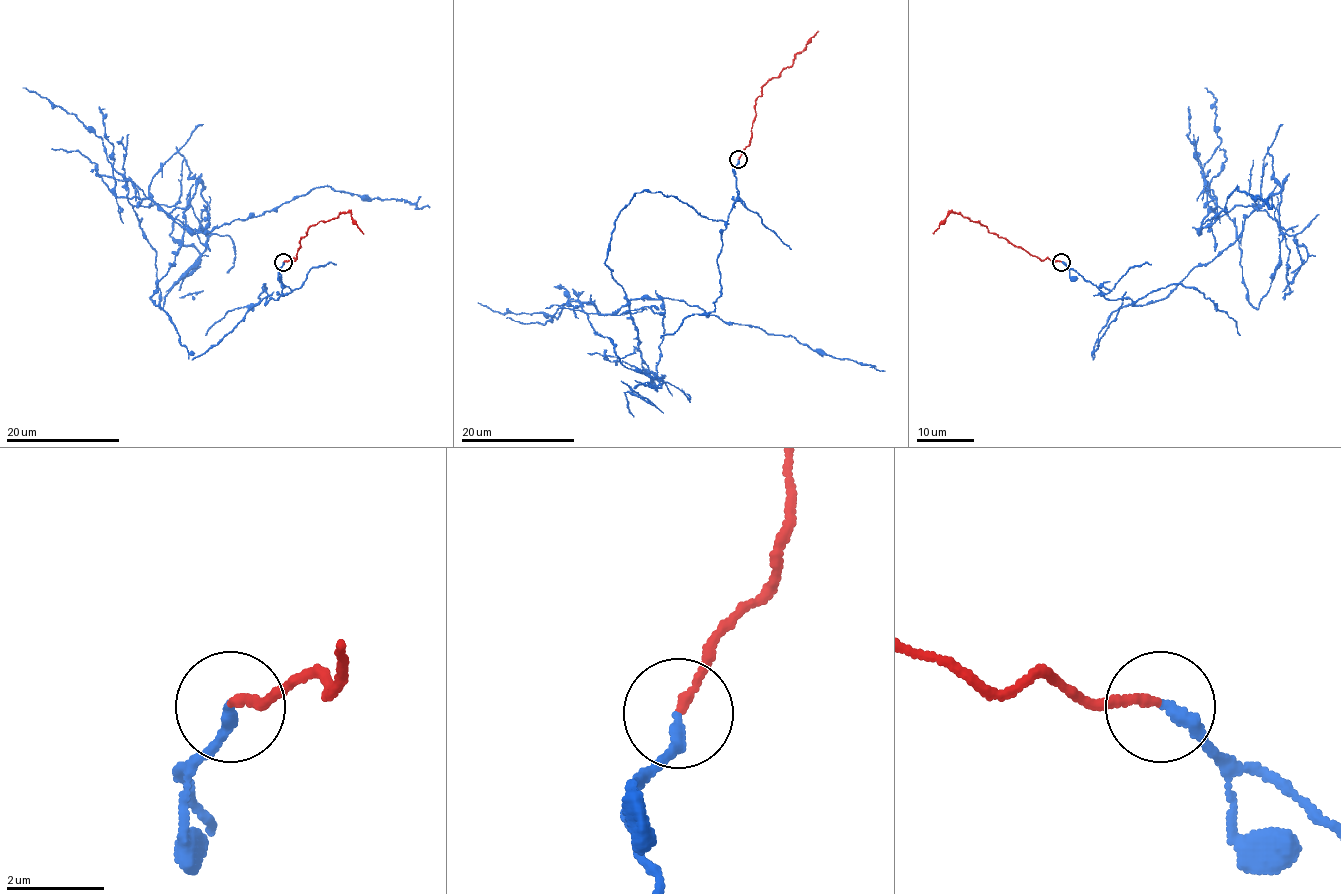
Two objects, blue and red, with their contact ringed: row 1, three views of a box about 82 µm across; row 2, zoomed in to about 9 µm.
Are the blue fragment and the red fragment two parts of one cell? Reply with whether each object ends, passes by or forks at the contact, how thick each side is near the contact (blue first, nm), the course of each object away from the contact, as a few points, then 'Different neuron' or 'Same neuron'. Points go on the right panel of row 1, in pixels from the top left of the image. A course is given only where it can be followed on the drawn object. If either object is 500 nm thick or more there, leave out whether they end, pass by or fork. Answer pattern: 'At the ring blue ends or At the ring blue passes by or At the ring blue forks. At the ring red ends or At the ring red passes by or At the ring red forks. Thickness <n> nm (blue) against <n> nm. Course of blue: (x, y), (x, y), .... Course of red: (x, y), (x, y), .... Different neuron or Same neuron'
At the ring blue ends. At the ring red ends. Thickness 260 nm (blue) against 170 nm. Course of blue: (1061, 262), (1124, 298), (1094, 356), (1113, 312), (1270, 196), (1277, 219), (1235, 205), (1201, 232), (1204, 88). Course of red: (1061, 262), (1037, 258), (990, 232), (979, 221), (952, 212), (933, 233). Different neuron

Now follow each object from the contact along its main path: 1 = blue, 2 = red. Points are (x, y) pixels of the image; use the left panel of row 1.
1: (284, 262), (281, 295), (192, 355), (150, 296), (187, 196), (208, 205), (183, 228), (23, 88)
2: (284, 262), (297, 258), (301, 238), (315, 224), (334, 219), (341, 214), (349, 212), (351, 219), (364, 233)

